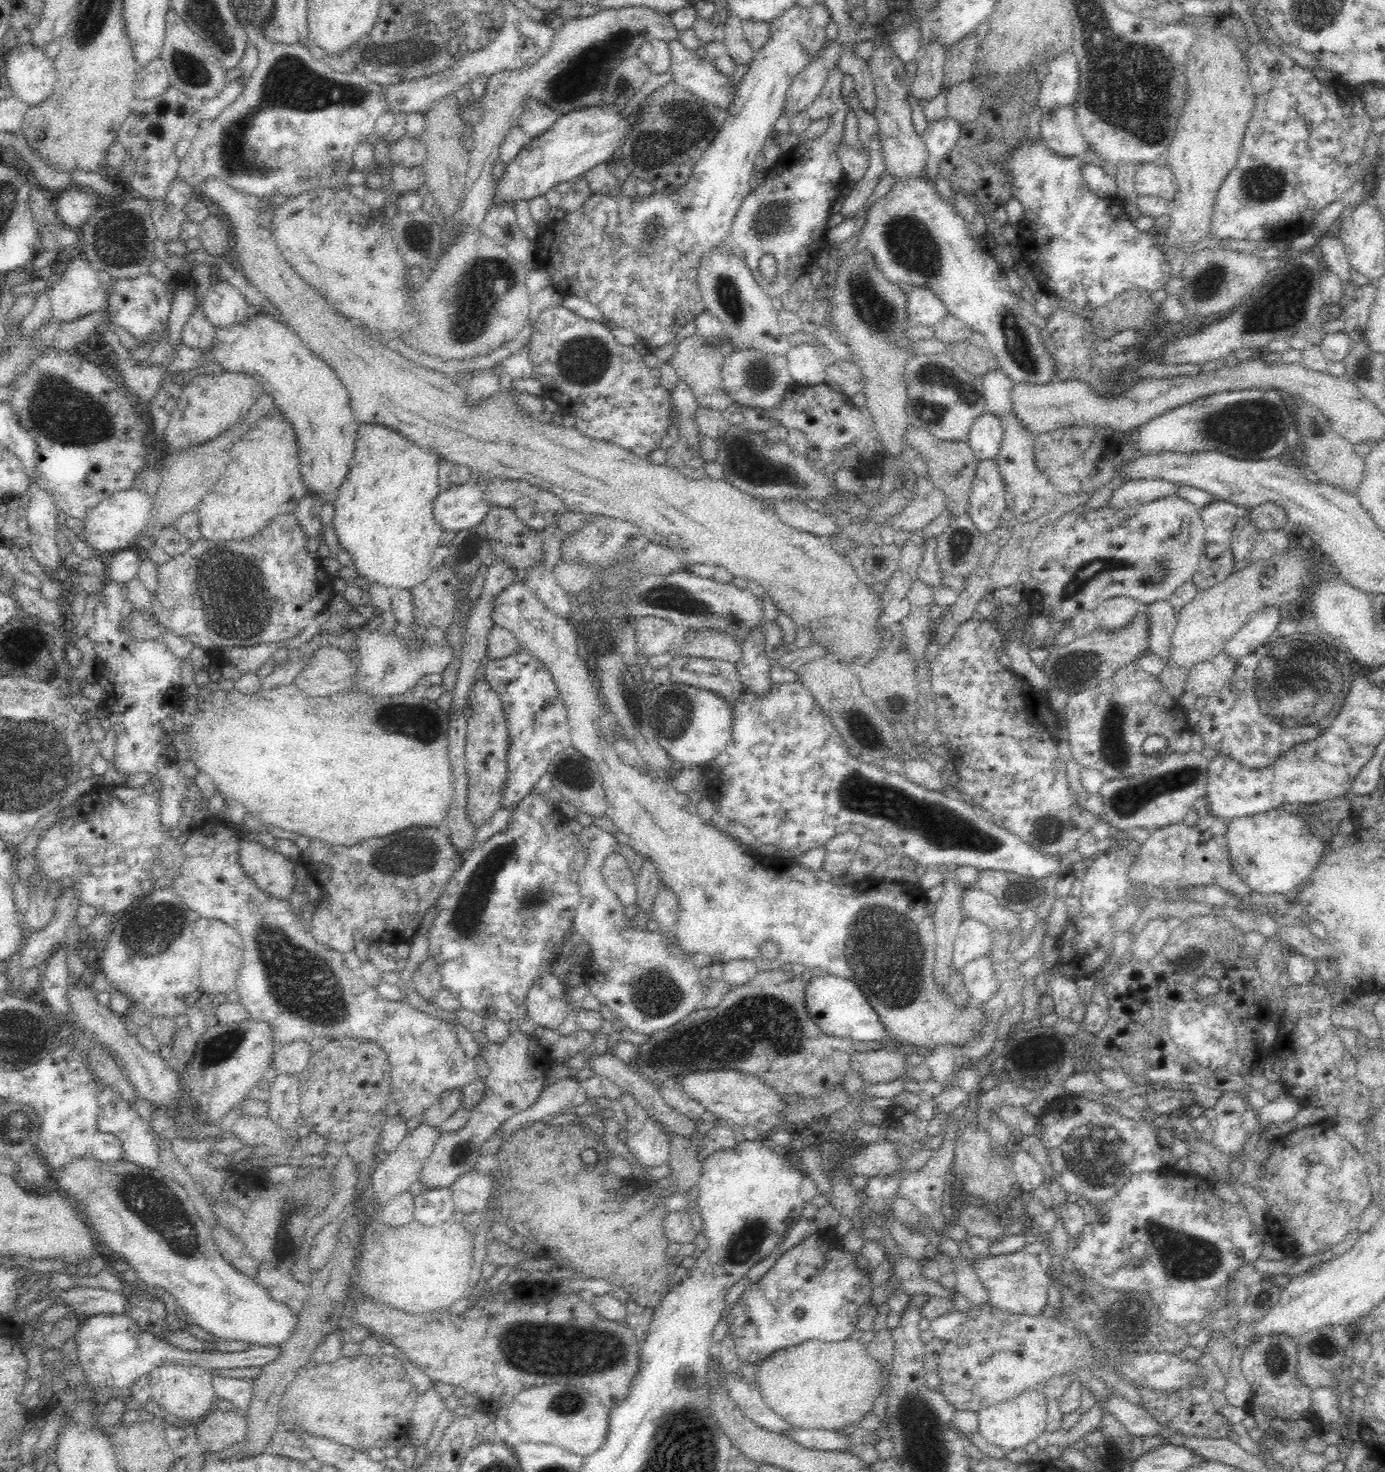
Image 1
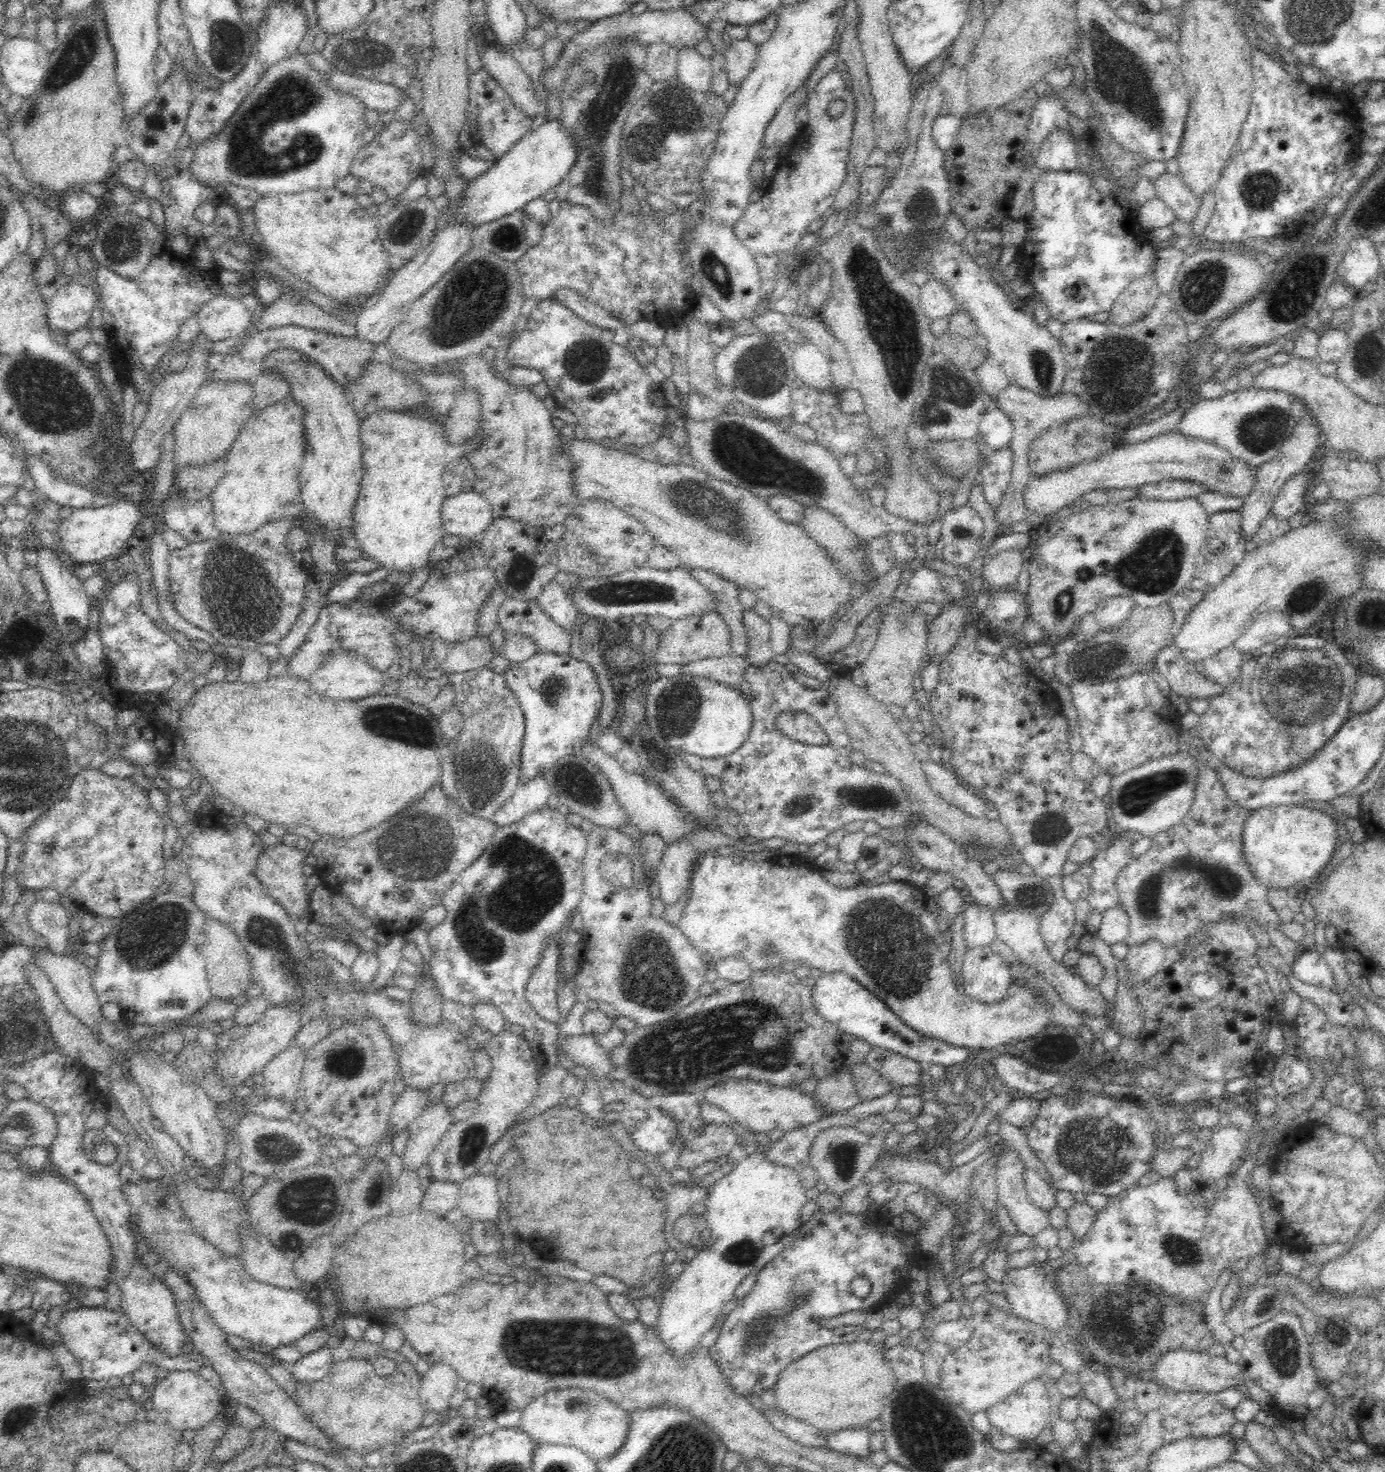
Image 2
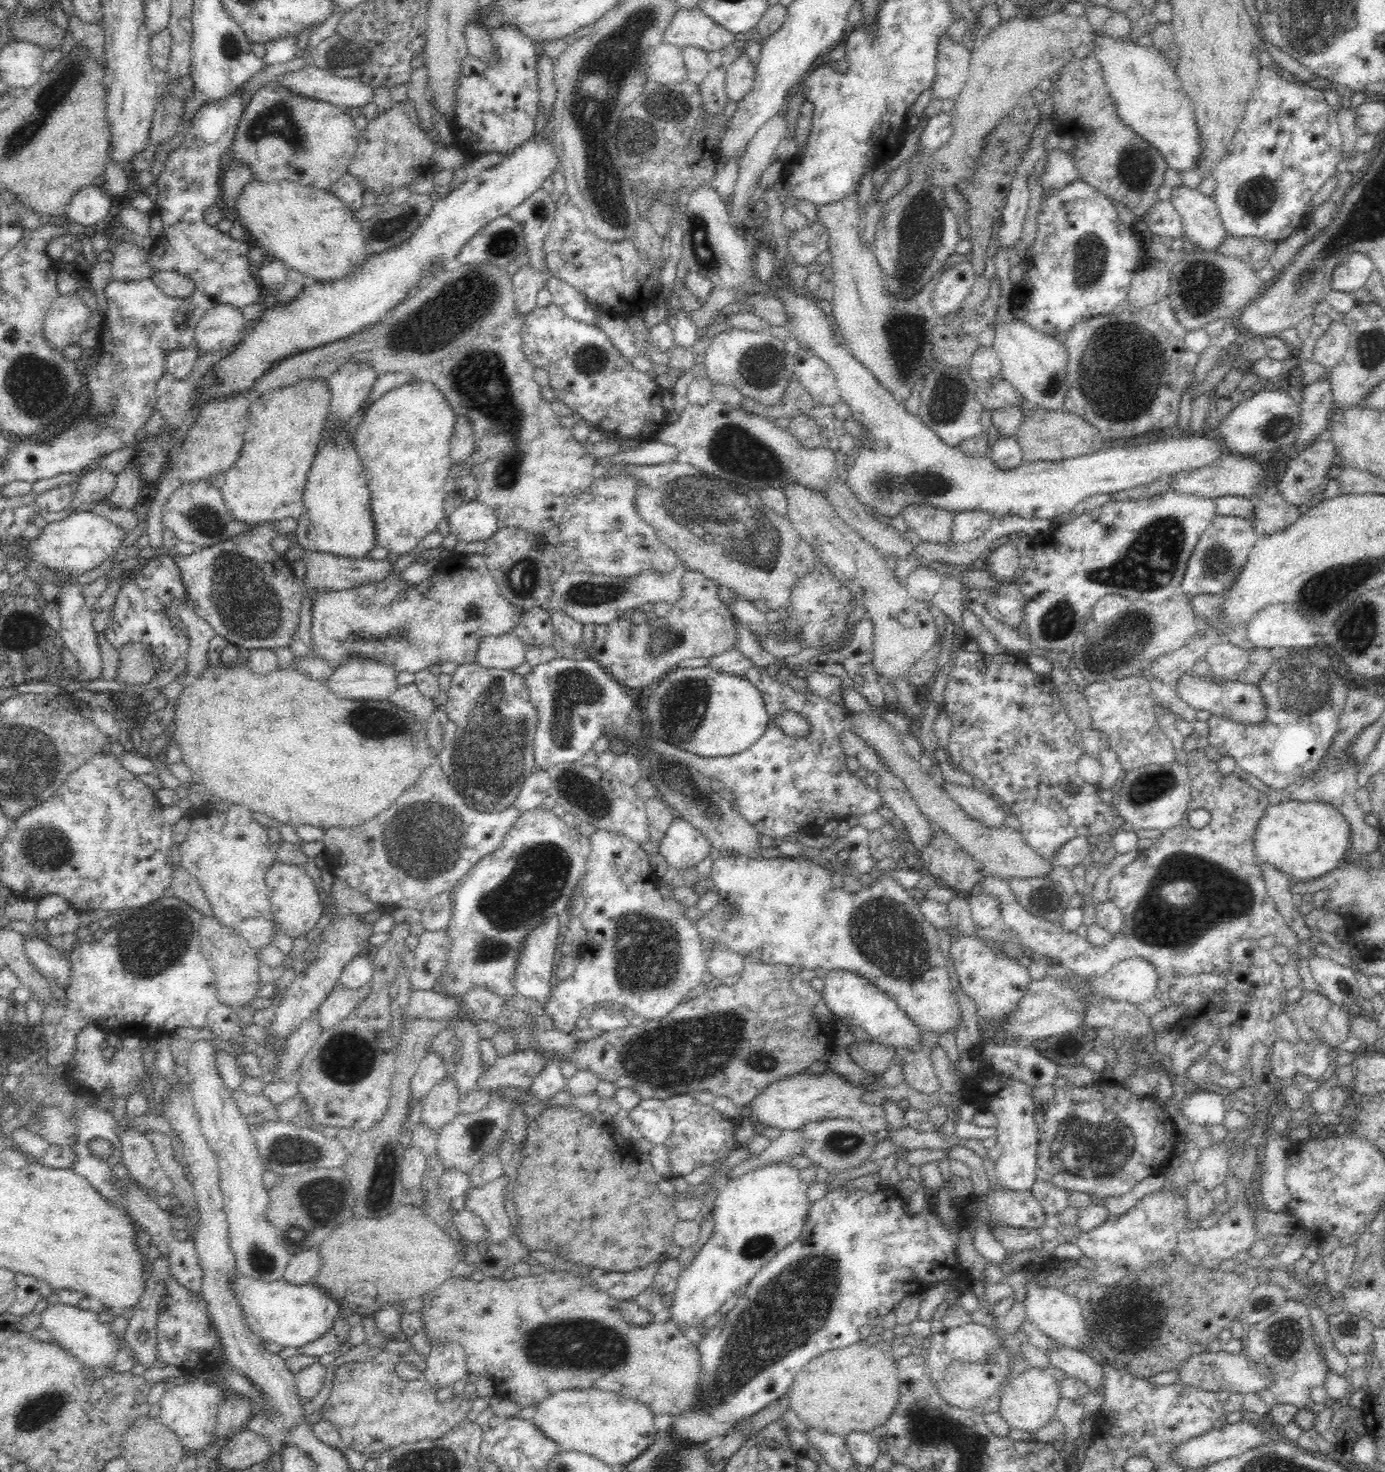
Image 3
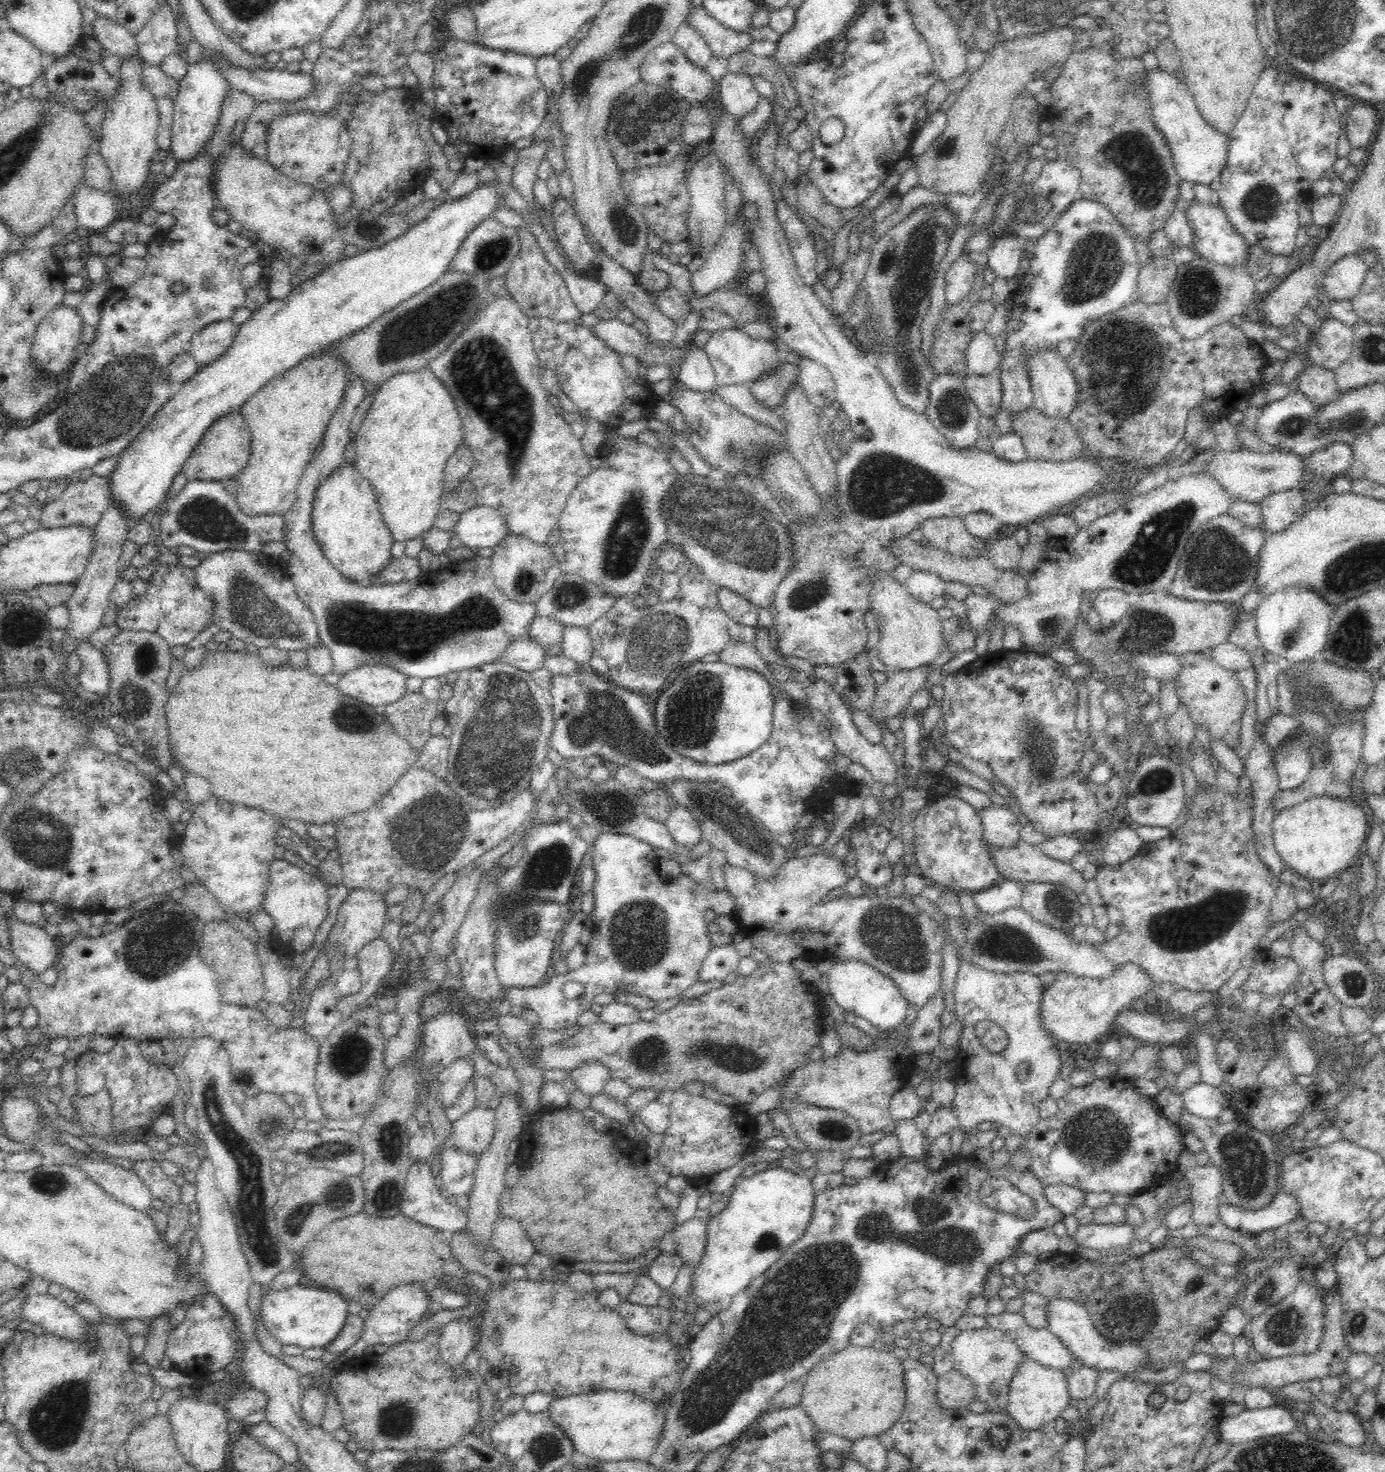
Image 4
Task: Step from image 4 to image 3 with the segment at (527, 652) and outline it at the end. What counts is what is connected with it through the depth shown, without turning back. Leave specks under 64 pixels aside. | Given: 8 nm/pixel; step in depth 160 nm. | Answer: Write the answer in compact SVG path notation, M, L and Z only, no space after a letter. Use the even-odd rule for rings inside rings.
M511 633L486 636L478 642L474 663L496 669L512 669L524 664L526 643Z

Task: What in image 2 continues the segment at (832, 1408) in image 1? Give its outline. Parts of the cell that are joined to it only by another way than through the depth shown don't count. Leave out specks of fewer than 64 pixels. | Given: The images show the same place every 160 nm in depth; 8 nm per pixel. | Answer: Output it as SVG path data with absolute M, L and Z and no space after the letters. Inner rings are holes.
M855 1340L854 1342L816 1348L802 1358L792 1362L778 1374L775 1383L775 1407L795 1420L804 1422L820 1432L834 1433L845 1429L856 1429L879 1419L882 1407L895 1388L895 1379L890 1364L874 1344Z

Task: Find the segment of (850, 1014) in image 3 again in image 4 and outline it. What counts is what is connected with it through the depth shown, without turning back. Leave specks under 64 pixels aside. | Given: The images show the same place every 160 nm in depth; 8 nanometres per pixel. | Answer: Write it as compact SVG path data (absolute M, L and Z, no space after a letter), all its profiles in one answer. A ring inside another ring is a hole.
M835 962L826 974L829 992L846 1014L854 1014L878 1030L892 1031L904 1024L908 1001L892 979L862 962Z

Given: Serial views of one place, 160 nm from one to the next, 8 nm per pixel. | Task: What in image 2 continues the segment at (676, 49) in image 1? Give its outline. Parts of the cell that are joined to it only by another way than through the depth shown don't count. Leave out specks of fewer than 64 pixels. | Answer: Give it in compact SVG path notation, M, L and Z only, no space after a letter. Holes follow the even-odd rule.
M692 47L677 50L676 75L682 84L696 92L708 93L711 90L712 64Z

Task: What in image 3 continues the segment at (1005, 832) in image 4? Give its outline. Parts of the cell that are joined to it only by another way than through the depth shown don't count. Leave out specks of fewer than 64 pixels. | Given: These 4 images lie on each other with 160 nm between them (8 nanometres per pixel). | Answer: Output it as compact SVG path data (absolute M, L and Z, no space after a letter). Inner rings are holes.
M944 779L940 788L946 791L968 816L984 826L998 828L1004 825L1004 818L1007 815L1005 808L996 797L980 787L961 785Z

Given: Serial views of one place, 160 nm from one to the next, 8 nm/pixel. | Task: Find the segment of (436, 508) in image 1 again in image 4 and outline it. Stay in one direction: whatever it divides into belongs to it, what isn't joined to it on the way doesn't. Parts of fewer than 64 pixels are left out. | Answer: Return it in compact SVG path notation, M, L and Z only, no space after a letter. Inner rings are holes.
M472 506L458 519L455 534L463 546L471 549L494 548L509 534L502 516L490 506Z

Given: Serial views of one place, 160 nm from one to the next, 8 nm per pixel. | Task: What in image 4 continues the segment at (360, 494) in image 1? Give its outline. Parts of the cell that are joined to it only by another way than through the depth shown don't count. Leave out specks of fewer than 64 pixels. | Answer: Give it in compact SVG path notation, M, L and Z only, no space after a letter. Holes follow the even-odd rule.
M429 367L396 373L377 389L378 394L366 410L368 414L355 437L356 459L353 464L372 485L383 522L393 540L404 543L434 527L443 502L446 464L463 442L463 423L452 396Z

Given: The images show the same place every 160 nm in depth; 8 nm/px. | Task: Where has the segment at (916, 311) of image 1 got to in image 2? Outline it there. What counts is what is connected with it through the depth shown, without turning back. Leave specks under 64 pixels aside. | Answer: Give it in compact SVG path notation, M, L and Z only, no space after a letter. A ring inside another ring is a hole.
M932 278L921 284L918 303L932 321L958 311L950 289L942 281Z

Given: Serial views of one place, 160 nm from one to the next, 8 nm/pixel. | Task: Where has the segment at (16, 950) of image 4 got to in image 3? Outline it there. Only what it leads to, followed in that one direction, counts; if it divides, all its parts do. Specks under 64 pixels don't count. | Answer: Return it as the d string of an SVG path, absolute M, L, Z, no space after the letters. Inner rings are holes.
M25 938L24 953L36 970L49 982L64 990L71 984L70 952L52 947L43 938Z

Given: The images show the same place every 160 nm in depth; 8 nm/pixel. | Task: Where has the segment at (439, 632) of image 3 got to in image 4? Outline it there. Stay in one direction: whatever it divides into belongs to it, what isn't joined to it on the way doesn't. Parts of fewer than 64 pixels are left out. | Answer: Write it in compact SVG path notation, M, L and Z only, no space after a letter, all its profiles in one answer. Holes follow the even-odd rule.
M351 373L348 376L345 392L334 412L322 442L318 445L304 478L300 479L297 488L297 499L292 508L283 514L286 520L286 540L284 545L292 552L290 564L285 565L289 579L296 587L300 600L312 611L314 622L318 629L321 648L330 651L333 671L339 674L350 673L362 664L386 665L395 670L402 670L407 677L421 679L444 677L449 672L463 672L486 663L493 663L504 652L510 640L528 637L530 622L535 615L535 603L521 603L504 596L496 587L490 572L490 559L475 556L466 559L460 570L456 566L448 568L450 572L434 572L434 586L428 574L417 579L402 582L378 583L362 586L345 579L341 572L326 558L319 543L314 537L310 514L312 514L312 500L314 490L318 484L330 477L330 474L344 463L344 452L350 441L350 424L357 407L367 396L366 382Z

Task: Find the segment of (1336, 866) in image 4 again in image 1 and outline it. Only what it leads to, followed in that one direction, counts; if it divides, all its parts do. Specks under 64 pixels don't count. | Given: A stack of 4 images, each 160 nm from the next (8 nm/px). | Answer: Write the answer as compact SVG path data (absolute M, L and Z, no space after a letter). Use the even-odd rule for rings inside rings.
M1280 808L1270 809L1263 813L1253 814L1252 816L1243 816L1240 818L1232 819L1230 822L1227 822L1228 830L1226 830L1226 843L1228 843L1228 859L1230 859L1231 868L1233 872L1240 878L1240 881L1251 889L1251 893L1254 893L1254 896L1272 896L1276 894L1280 895L1292 895L1294 891L1302 886L1304 882L1307 882L1310 874L1316 869L1318 862L1320 862L1321 856L1328 851L1328 846L1326 842L1322 842L1322 839L1318 835L1314 835L1308 827L1304 827L1304 821L1300 818L1300 815L1290 814Z

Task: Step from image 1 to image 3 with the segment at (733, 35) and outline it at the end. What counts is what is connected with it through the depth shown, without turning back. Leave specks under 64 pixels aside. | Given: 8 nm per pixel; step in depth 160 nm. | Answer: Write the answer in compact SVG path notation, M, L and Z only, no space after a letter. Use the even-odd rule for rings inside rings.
M743 50L732 63L725 65L725 91L732 100L740 100L750 88L755 76L755 65Z

